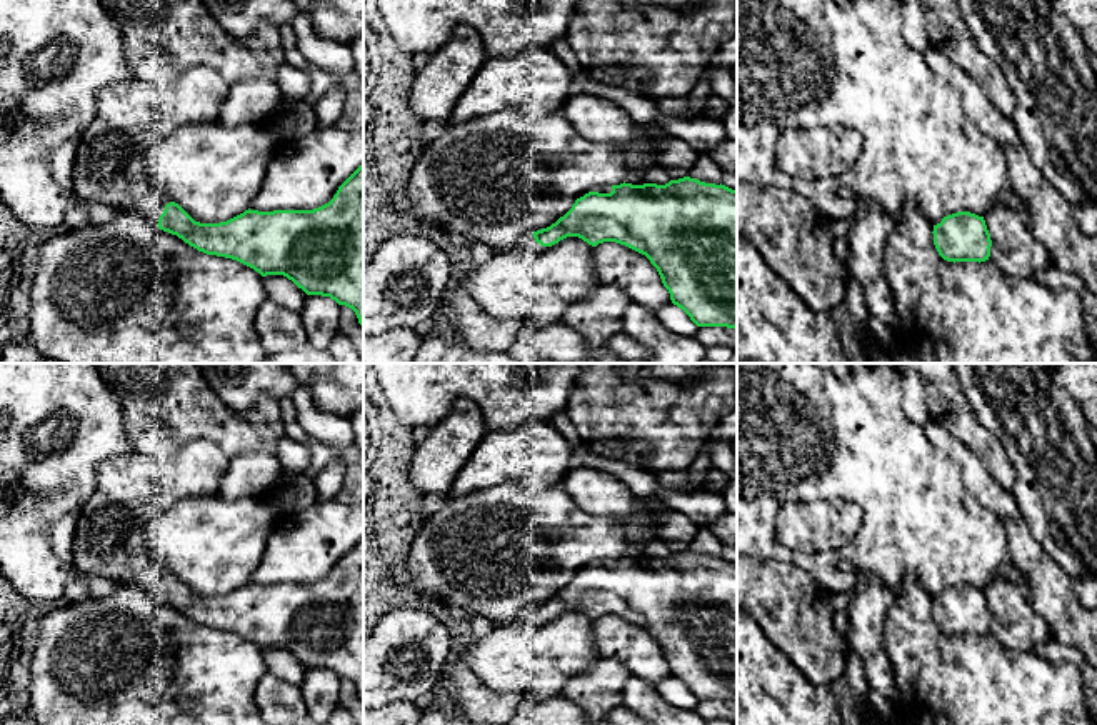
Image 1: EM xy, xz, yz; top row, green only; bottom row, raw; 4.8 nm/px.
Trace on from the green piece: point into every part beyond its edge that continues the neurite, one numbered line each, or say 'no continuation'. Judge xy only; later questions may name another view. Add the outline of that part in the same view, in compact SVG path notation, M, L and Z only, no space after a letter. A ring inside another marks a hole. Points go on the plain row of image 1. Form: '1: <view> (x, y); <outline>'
no continuation

